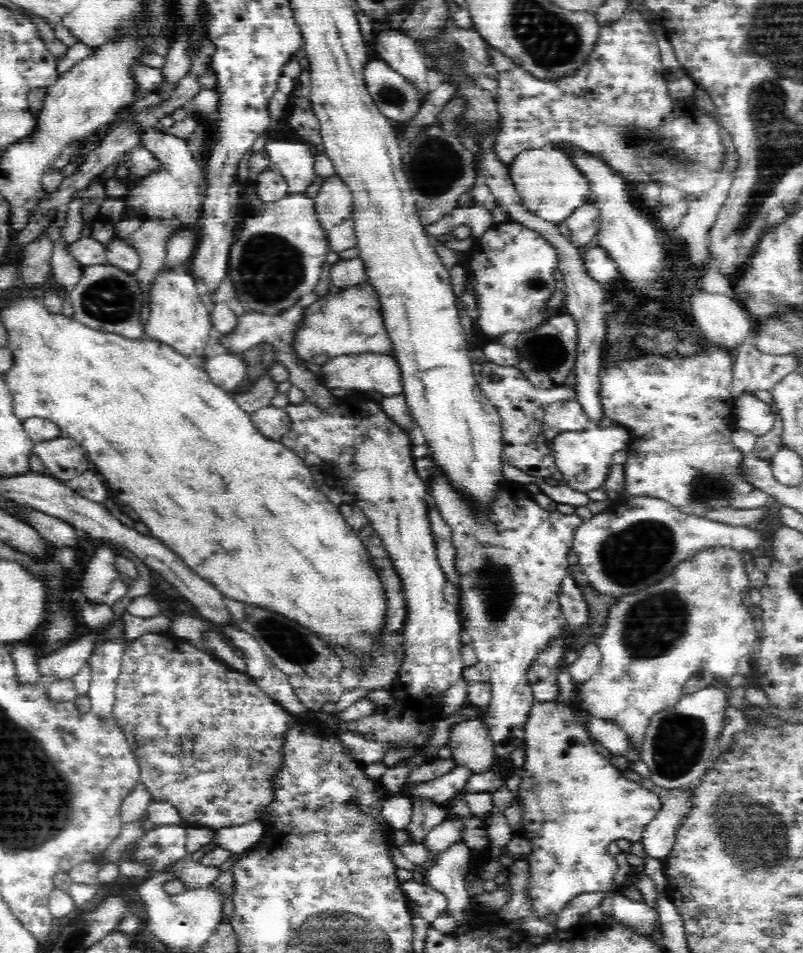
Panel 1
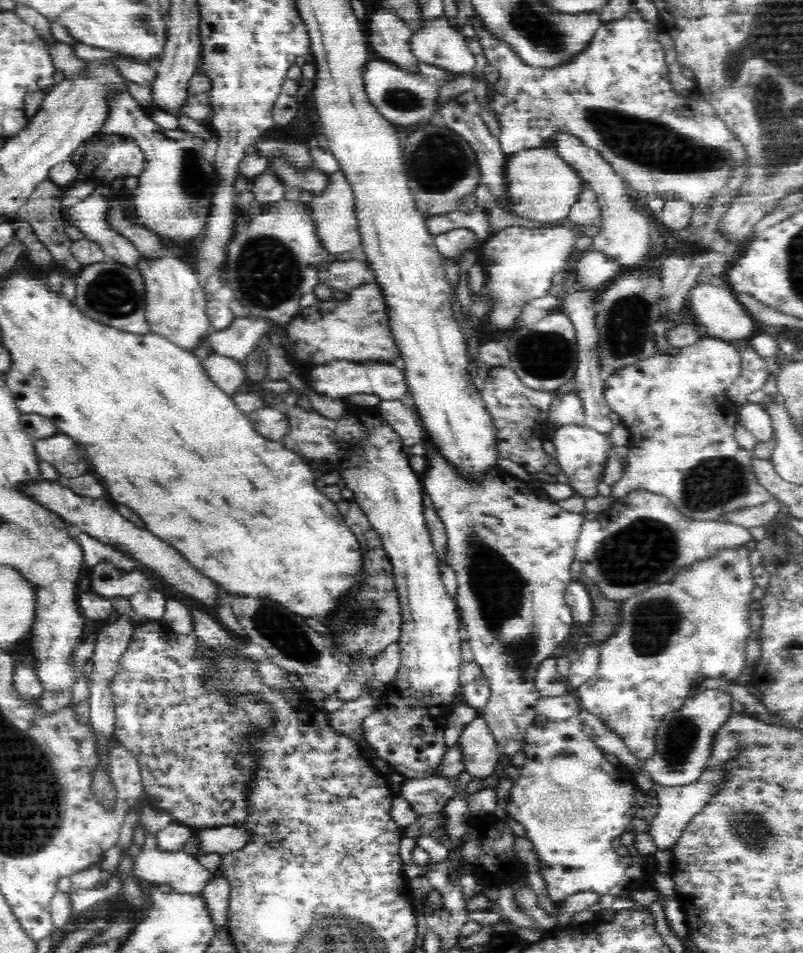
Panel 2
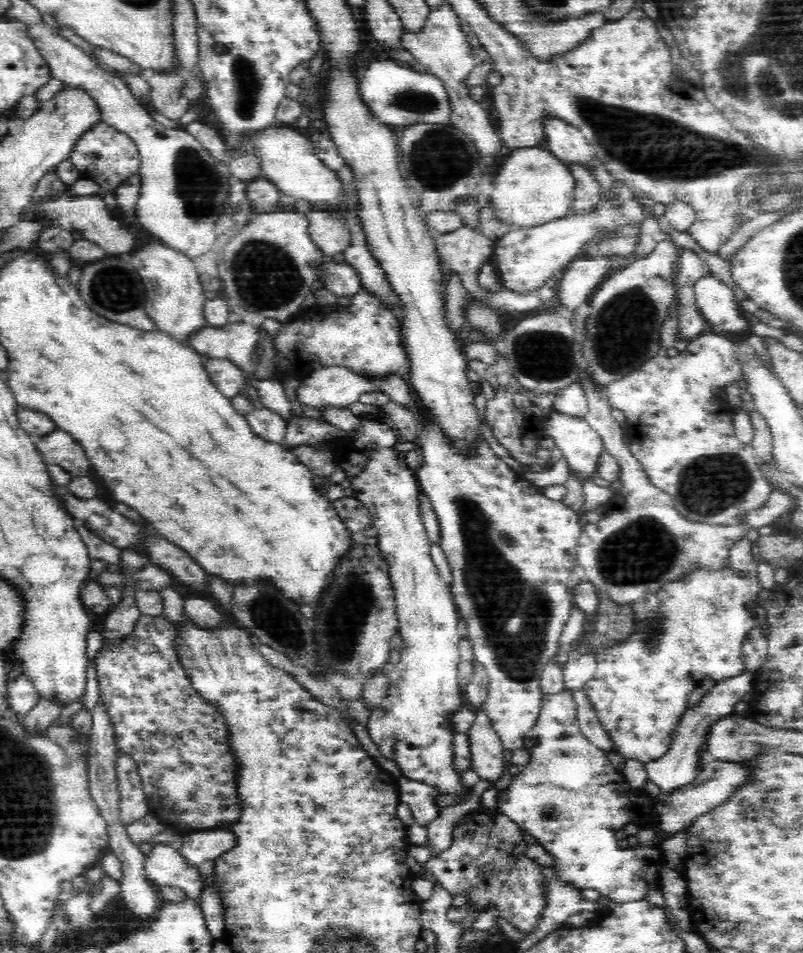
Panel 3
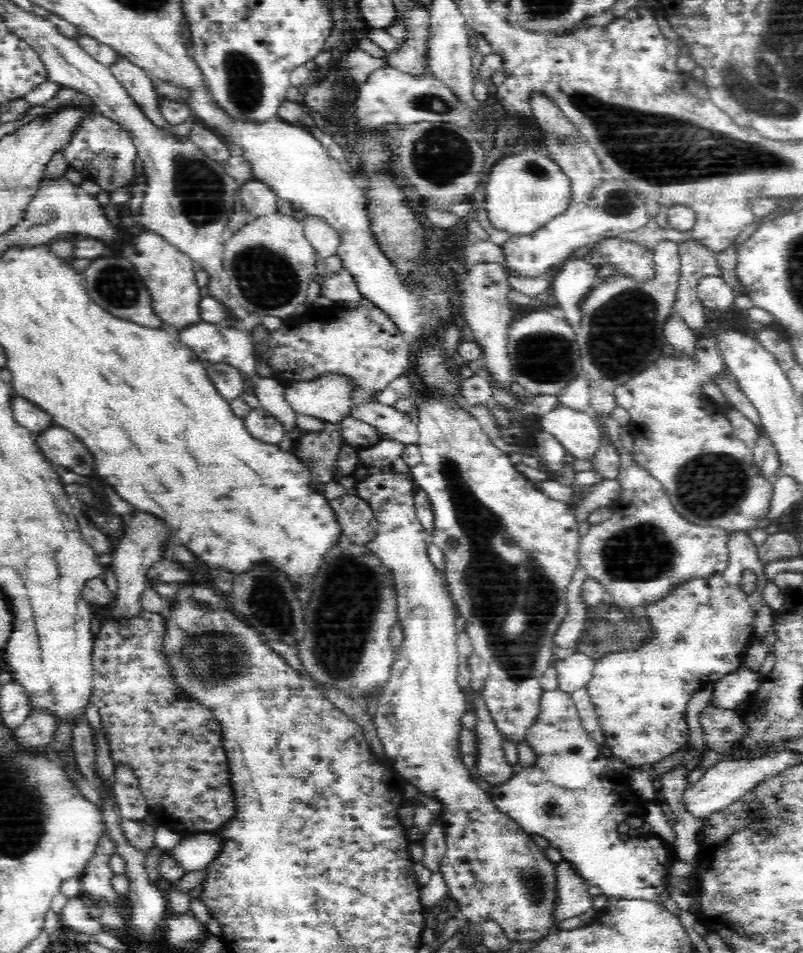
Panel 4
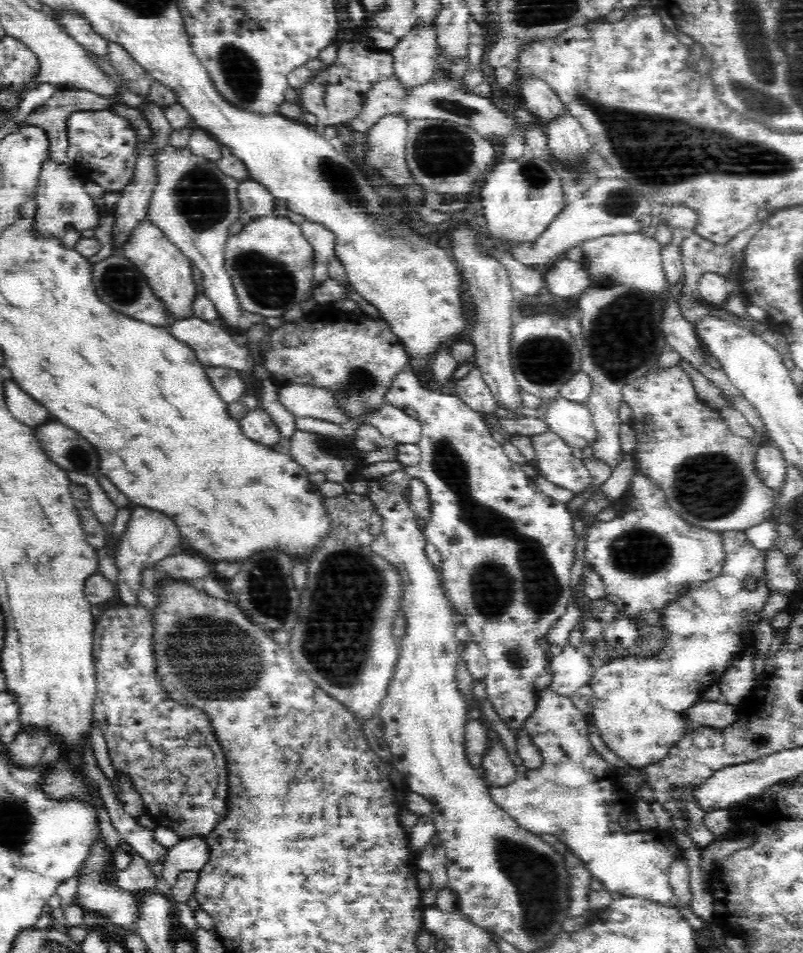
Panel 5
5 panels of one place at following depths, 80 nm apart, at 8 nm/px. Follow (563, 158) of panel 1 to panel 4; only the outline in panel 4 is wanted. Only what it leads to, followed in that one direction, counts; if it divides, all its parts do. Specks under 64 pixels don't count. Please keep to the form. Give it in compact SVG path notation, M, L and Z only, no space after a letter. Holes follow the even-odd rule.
M523 146L519 153L495 163L479 193L486 202L492 226L506 230L511 236L536 232L555 216L565 213L573 202L569 176L537 146Z

